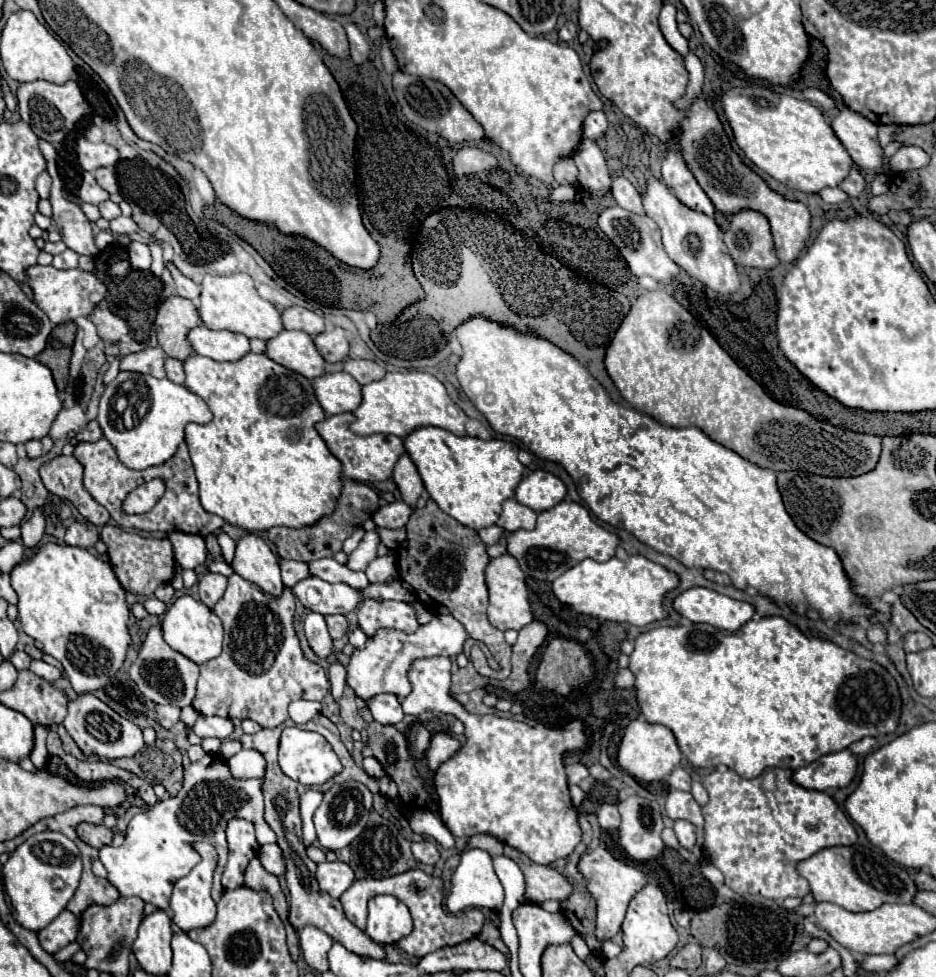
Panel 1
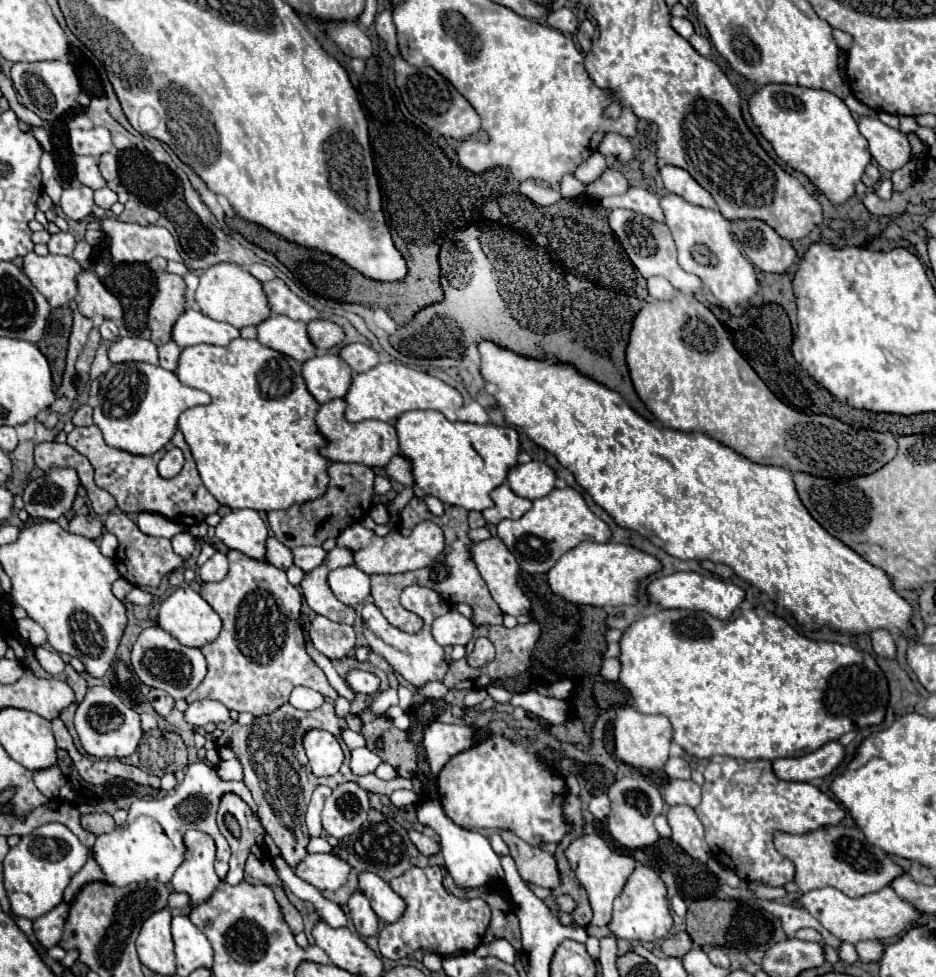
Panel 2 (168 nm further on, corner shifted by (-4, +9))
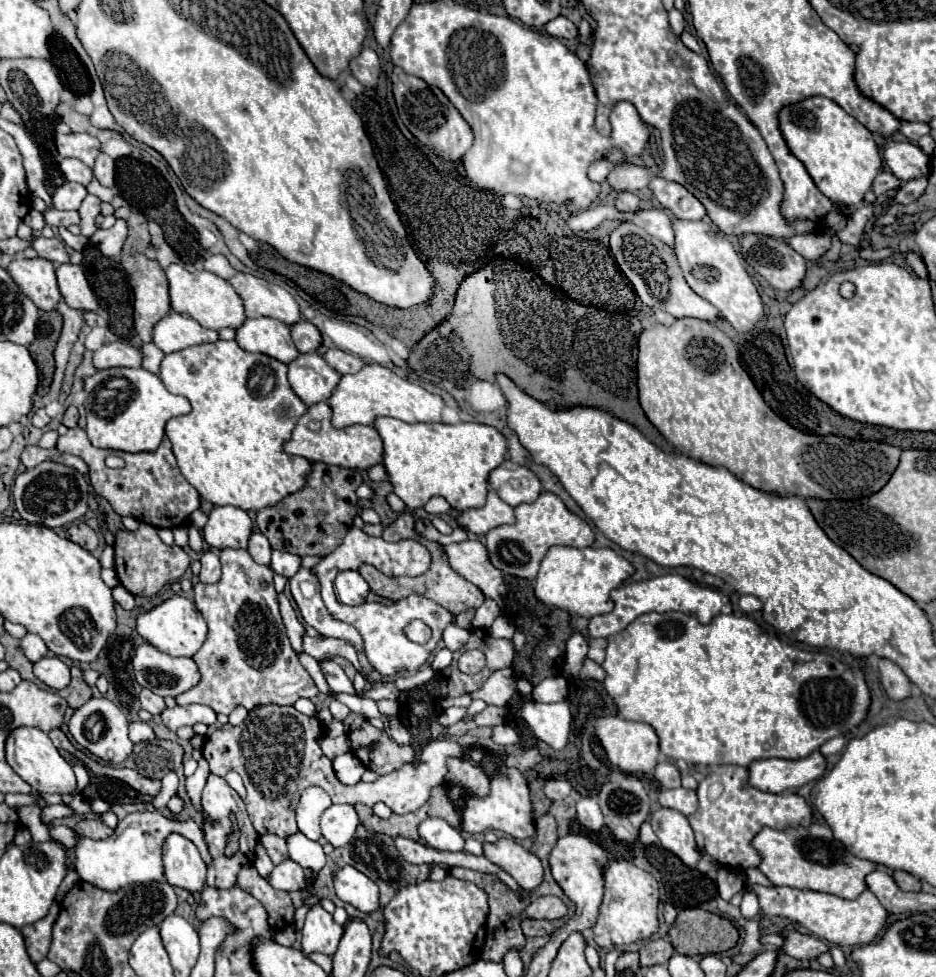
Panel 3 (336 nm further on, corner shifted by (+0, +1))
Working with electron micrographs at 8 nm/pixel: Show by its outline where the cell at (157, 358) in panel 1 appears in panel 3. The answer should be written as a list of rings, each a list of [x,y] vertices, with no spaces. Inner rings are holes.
[[[122,340],[103,344],[99,350],[93,352],[93,366],[97,370],[115,368],[115,366],[139,368],[141,366],[141,352],[137,348],[131,348],[130,343]]]

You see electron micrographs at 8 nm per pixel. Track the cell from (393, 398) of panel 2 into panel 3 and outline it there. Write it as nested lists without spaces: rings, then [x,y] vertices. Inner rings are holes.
[[[365,364],[357,374],[341,376],[327,404],[333,410],[331,424],[335,428],[347,428],[353,424],[373,424],[377,416],[391,416],[403,422],[441,422],[443,400],[425,388],[399,378],[393,370],[379,364]]]

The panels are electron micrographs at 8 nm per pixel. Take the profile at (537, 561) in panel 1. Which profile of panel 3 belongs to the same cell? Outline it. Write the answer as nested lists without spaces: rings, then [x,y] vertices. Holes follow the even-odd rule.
[[[541,492],[541,496],[535,502],[515,506],[515,524],[513,526],[497,526],[497,528],[489,530],[485,546],[489,552],[489,560],[495,568],[499,568],[501,572],[511,574],[511,576],[533,580],[539,570],[539,562],[543,560],[545,552],[553,544],[587,548],[593,544],[593,540],[595,540],[595,534],[583,518],[571,514],[557,494]]]

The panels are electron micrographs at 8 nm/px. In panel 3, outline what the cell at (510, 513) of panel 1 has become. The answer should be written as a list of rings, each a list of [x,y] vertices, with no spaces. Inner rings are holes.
[[[489,490],[487,504],[475,510],[461,510],[457,522],[473,534],[487,534],[491,528],[497,528],[501,524],[515,524],[515,516],[513,506],[505,504],[495,490]]]

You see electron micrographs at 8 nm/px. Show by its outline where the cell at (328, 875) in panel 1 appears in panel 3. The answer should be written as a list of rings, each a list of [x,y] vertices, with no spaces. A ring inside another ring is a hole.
[[[285,860],[273,868],[273,872],[267,876],[267,882],[277,888],[277,890],[303,890],[305,888],[305,878],[311,874],[311,870],[301,868],[297,862]]]

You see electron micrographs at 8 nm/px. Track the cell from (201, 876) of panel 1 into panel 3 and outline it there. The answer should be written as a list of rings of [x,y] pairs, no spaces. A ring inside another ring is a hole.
[[[169,834],[163,842],[165,878],[171,886],[199,892],[205,886],[207,866],[197,846],[181,834]]]

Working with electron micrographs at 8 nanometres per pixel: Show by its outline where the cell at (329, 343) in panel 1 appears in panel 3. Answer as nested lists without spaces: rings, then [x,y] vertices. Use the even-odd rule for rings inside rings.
[[[299,320],[291,324],[291,340],[299,352],[315,352],[321,346],[321,332],[309,320]]]

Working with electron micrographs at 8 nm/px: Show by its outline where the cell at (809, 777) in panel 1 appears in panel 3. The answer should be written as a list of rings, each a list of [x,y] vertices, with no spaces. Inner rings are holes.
[[[815,750],[801,760],[763,758],[747,766],[749,786],[779,794],[783,790],[797,790],[799,786],[813,782],[825,772],[825,758]]]

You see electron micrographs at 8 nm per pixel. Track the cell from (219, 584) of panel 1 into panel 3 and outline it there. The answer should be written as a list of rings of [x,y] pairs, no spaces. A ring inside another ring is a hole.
[[[213,550],[203,552],[201,554],[201,574],[199,574],[199,580],[207,582],[207,584],[213,584],[219,578],[221,578],[221,562],[219,562],[217,552],[213,552]]]

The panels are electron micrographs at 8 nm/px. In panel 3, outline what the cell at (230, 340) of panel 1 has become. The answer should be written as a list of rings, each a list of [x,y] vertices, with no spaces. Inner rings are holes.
[[[169,312],[153,328],[153,344],[161,348],[165,354],[179,352],[183,348],[203,344],[203,342],[215,342],[215,340],[219,340],[215,330],[203,328],[193,318],[177,312]]]

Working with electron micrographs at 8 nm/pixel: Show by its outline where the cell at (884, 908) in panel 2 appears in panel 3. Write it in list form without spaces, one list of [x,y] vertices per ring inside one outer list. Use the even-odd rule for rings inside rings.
[[[747,884],[741,892],[737,892],[731,898],[731,904],[739,906],[745,892],[757,894],[763,914],[789,918],[791,922],[801,924],[815,936],[819,936],[831,944],[837,944],[837,946],[871,944],[887,924],[887,910],[881,906],[881,902],[875,898],[875,894],[871,894],[869,890],[861,892],[855,900],[845,900],[845,898],[839,898],[833,894],[823,894],[823,892],[813,892],[813,890],[797,890],[797,888],[789,888],[789,886]]]

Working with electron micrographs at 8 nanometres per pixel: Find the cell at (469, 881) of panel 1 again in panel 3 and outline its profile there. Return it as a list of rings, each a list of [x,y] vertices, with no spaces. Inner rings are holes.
[[[429,818],[419,824],[419,836],[421,842],[435,848],[435,850],[447,850],[447,852],[463,852],[463,836],[459,830],[449,826],[441,818]]]

